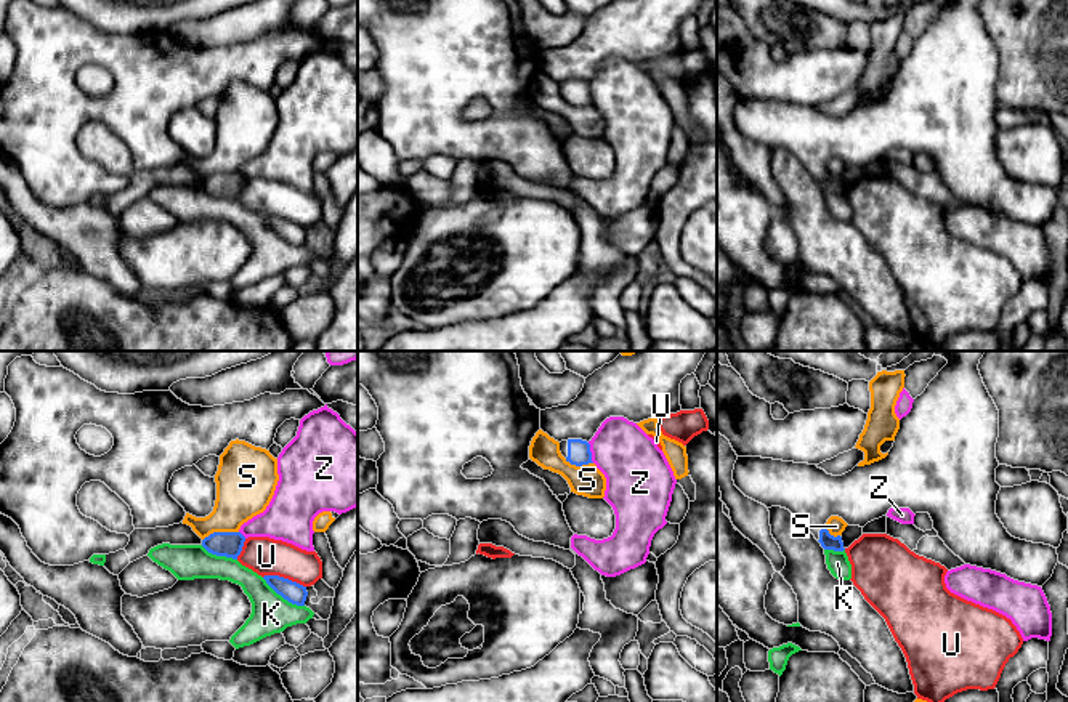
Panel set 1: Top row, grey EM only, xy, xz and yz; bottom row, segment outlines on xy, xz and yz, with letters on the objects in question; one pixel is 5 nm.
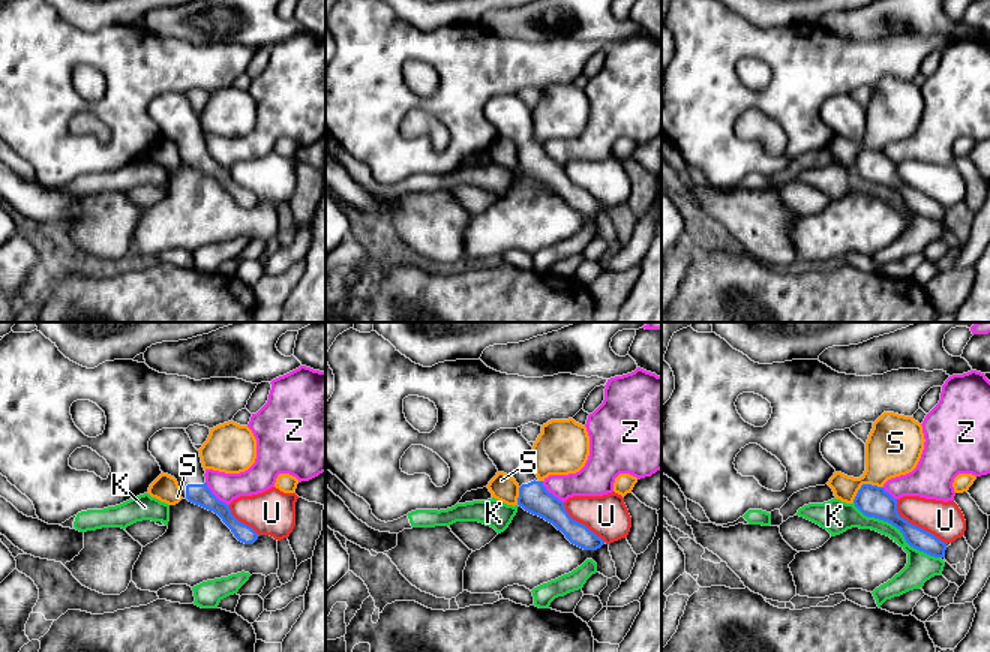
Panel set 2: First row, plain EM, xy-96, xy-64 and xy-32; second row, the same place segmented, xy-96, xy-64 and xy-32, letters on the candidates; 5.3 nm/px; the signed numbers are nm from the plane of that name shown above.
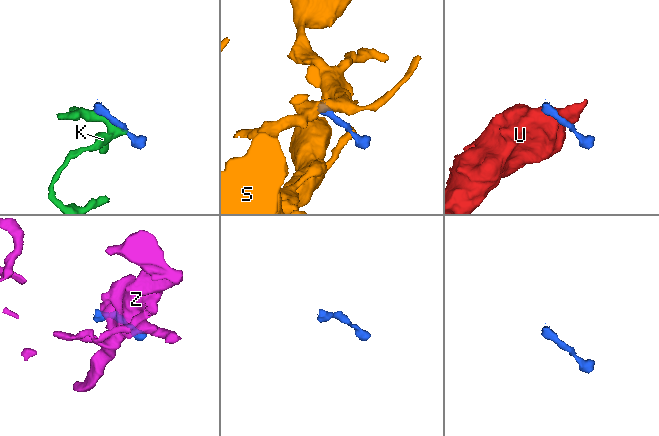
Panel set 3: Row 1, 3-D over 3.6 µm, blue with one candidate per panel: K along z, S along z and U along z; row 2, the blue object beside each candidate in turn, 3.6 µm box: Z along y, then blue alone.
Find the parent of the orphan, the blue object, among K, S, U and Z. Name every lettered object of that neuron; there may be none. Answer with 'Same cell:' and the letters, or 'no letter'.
Same cell: no letter

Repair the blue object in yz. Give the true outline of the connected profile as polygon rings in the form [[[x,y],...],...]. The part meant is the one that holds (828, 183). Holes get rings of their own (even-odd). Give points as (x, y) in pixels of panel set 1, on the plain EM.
[[[946,0],[948,5],[912,43],[911,53],[900,61],[888,96],[864,107],[855,107],[842,117],[827,115],[816,106],[794,104],[762,98],[738,98],[733,111],[734,127],[749,139],[767,149],[781,147],[795,155],[815,176],[824,191],[843,192],[842,178],[831,176],[827,160],[842,159],[848,167],[864,168],[868,163],[887,157],[890,149],[909,149],[928,154],[933,170],[945,186],[965,205],[991,210],[1007,218],[1042,226],[1052,218],[1058,204],[1057,189],[1012,178],[996,155],[1001,127],[996,123],[996,83],[999,79],[999,51],[989,37],[978,11],[980,0]]]

